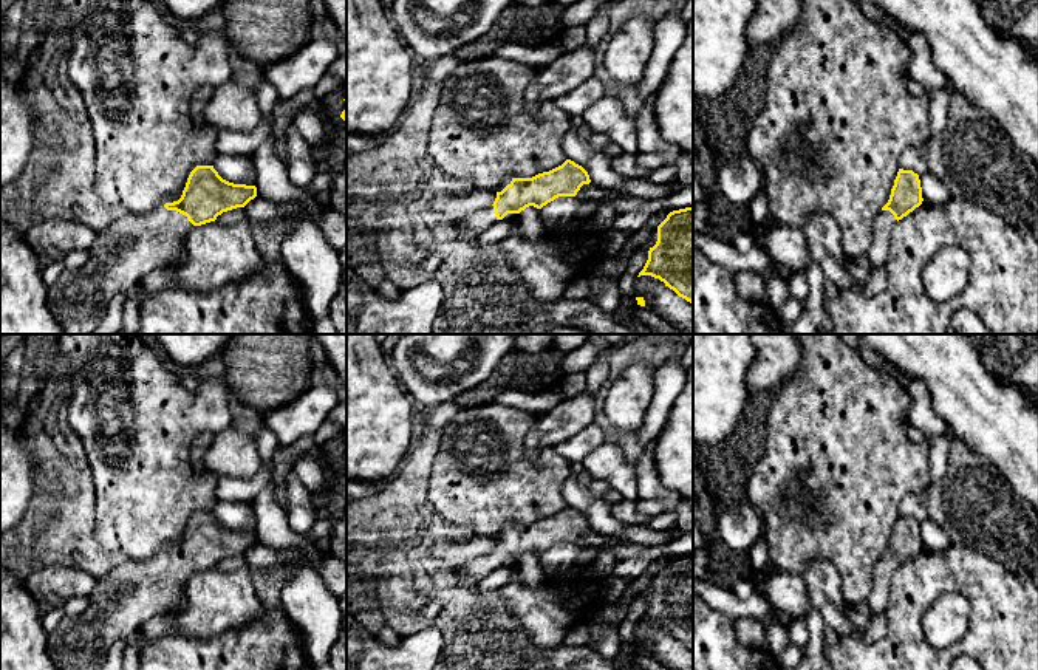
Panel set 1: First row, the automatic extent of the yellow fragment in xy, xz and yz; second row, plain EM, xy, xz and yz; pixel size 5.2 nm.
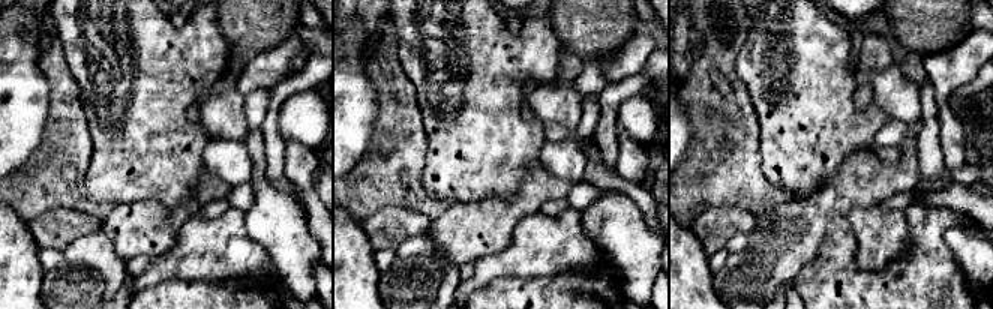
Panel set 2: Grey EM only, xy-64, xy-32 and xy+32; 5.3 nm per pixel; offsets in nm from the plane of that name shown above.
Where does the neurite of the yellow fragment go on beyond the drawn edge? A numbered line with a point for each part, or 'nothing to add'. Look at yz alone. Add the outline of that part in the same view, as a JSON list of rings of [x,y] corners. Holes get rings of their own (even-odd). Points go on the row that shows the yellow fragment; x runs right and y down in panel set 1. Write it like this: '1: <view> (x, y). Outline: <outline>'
1: yz (885, 222). Outline: [[[880,210],[872,224],[872,241],[868,258],[872,268],[886,266],[889,254],[889,237],[897,220],[889,210]]]

